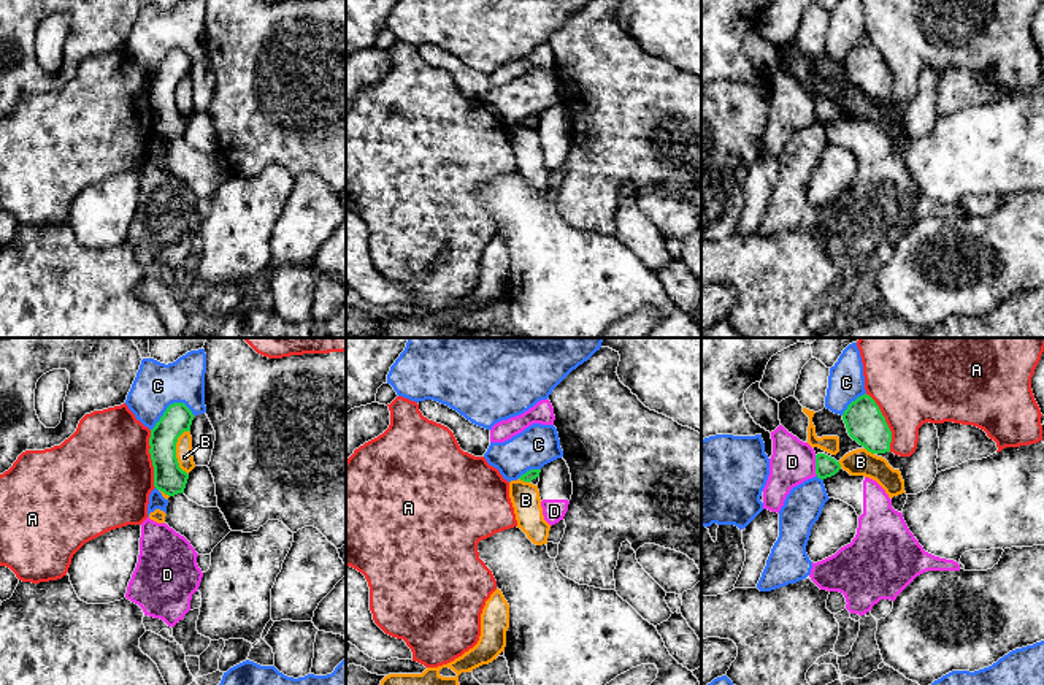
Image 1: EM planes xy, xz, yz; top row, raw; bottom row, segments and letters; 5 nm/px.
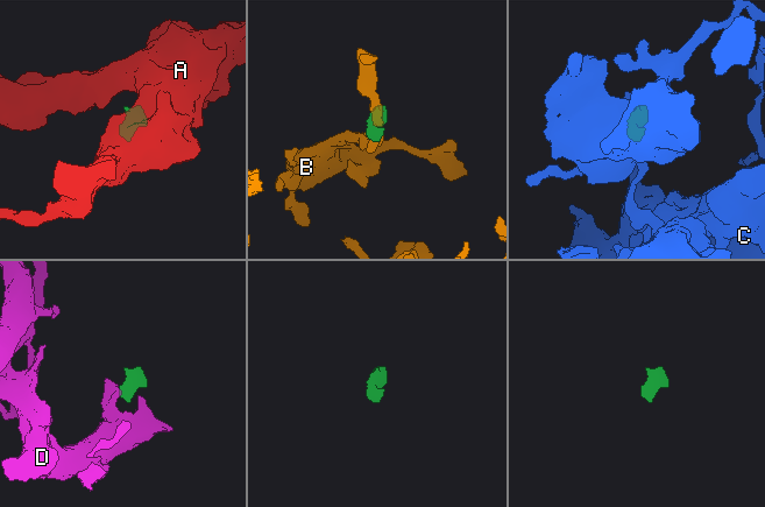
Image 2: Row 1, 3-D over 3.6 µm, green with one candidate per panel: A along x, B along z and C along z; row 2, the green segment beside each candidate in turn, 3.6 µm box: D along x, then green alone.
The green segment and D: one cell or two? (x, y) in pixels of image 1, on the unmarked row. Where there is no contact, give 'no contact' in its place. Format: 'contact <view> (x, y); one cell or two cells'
contact yz (816, 110); two cells

